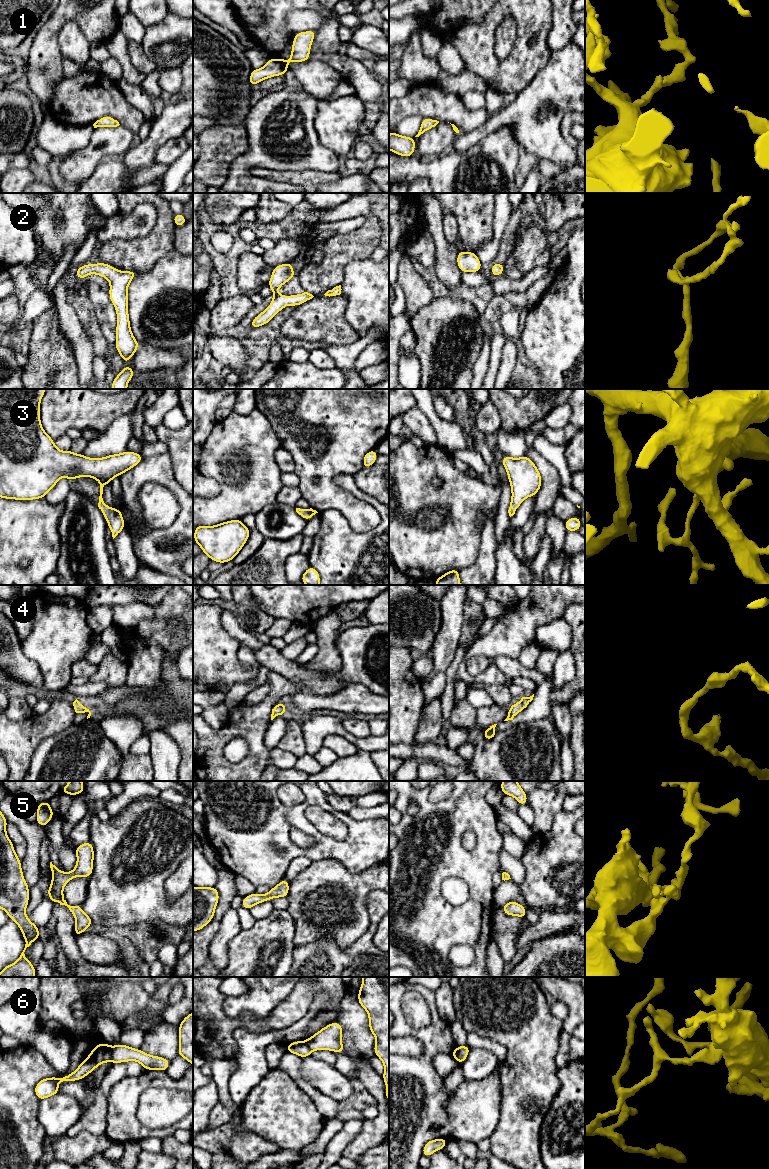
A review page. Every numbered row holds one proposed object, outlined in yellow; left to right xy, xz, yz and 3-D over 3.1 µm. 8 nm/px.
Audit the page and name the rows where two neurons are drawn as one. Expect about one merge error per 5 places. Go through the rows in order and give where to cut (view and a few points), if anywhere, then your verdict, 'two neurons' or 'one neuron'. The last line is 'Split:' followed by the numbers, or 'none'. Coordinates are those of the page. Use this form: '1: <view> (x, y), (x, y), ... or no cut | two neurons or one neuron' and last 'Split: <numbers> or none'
1: no cut | one neuron
2: no cut | one neuron
3: no cut | one neuron
4: no cut | one neuron
5: no cut | one neuron
6: xy (111, 1047), (112, 1061) | two neurons
Split: 6

